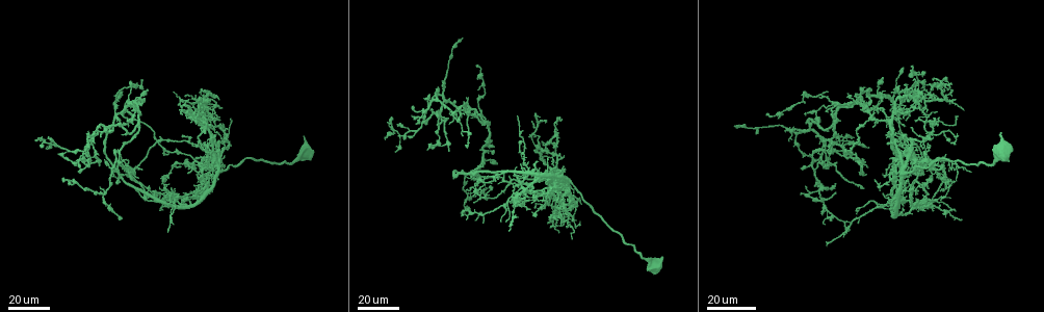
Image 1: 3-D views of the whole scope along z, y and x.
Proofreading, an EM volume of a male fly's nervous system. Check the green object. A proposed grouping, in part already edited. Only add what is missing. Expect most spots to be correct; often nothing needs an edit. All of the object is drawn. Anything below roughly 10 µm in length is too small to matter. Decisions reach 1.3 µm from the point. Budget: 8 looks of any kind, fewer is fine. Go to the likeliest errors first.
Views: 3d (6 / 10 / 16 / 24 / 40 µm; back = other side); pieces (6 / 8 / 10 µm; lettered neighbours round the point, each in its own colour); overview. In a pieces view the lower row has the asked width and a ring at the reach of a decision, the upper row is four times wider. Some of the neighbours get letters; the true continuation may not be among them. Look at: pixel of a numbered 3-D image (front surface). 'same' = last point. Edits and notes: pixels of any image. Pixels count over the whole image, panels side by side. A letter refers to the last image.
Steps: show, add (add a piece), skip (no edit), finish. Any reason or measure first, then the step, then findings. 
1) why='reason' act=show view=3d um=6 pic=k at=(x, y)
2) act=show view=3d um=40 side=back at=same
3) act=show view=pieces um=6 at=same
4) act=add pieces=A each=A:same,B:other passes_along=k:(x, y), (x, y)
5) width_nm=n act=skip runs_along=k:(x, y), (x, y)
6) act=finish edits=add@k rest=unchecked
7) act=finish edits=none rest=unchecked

why='free end' act=show view=3d um=24 pic=1 at=(833, 192)

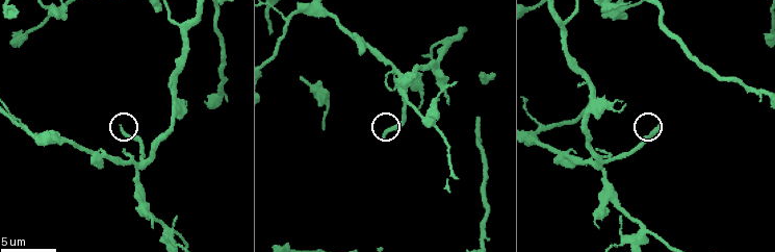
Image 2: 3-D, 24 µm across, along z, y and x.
why='what lies round it' act=show view=pieces um=6 pic=2 at=(382, 138)

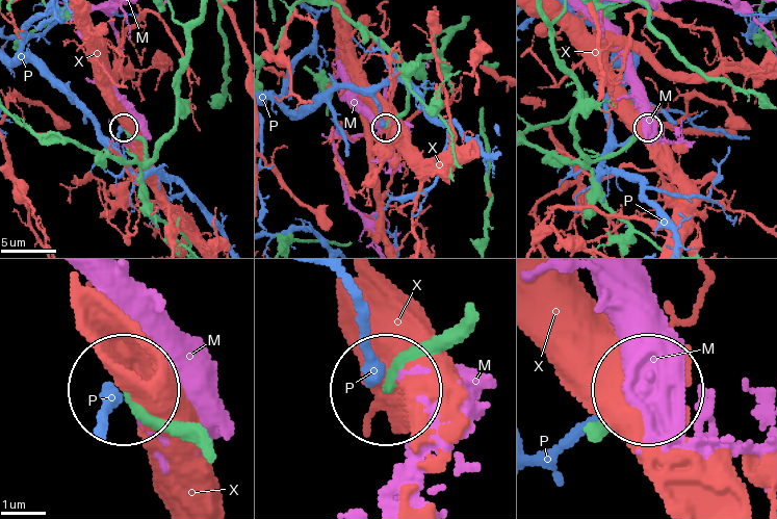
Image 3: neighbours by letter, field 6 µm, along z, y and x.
act=skip each=M:other,P:other,X:other found='none of them fits'

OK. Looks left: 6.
why='end of a long branch' act=show view=3d um=40 pic=1 at=(836, 184)

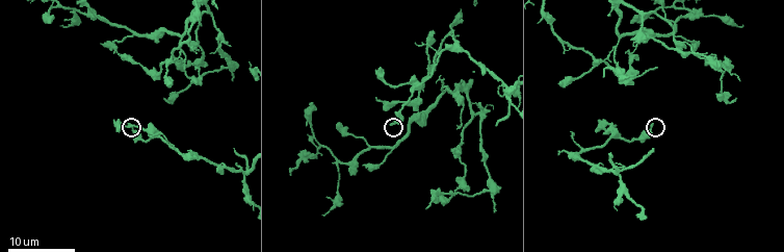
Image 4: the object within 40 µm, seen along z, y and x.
act=show view=pieces um=10 pic=4 at=(392, 122)

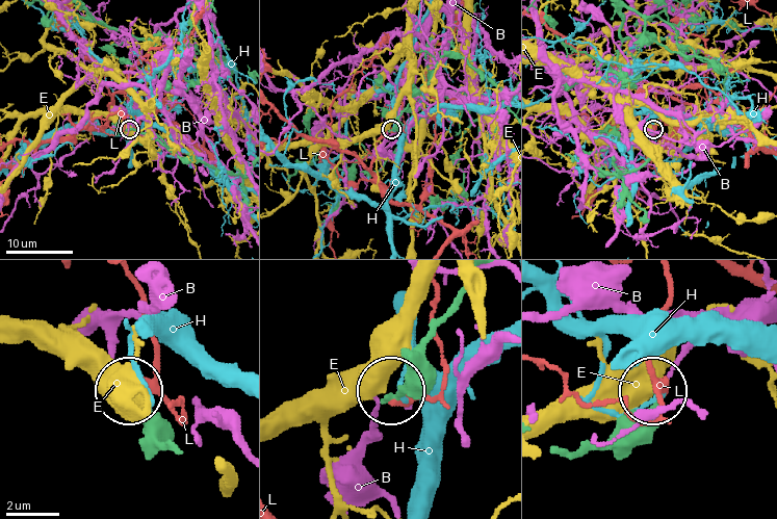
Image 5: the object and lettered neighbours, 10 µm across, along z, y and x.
act=skip each=B:other,E:other,H:other,L:other found='no lettered piece goes on from it'

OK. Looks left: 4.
why='branch stops here' act=show view=3d um=24 pic=4 at=(292, 174)

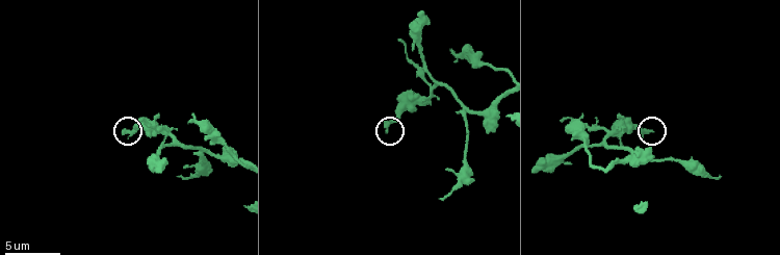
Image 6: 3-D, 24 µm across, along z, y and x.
act=show view=pieces um=6 pic=6 at=(387, 130)

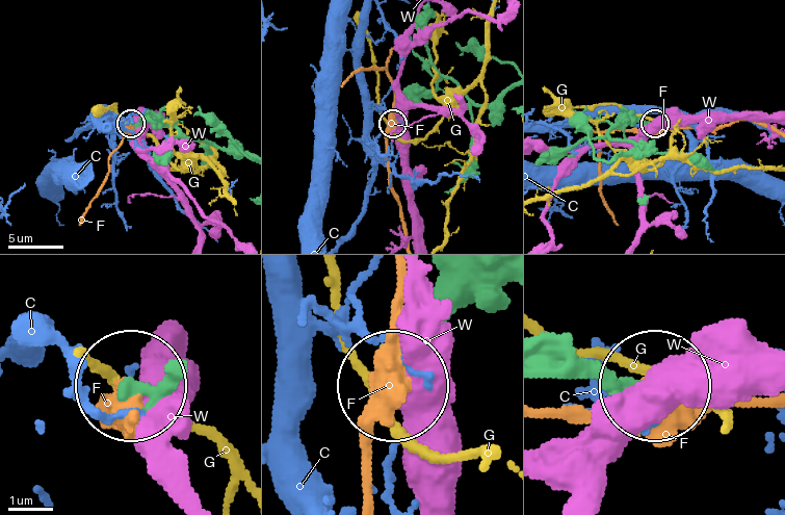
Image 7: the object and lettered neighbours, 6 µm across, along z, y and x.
width_nm=250 act=skip each=C:other,F:other,G:other,W:other runs_along=7:(173, 380), (128, 380) found='no lettered piece goes on from it'

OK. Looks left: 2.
why='long arm stops here' act=show view=3d um=6 pic=6 at=(159, 170)

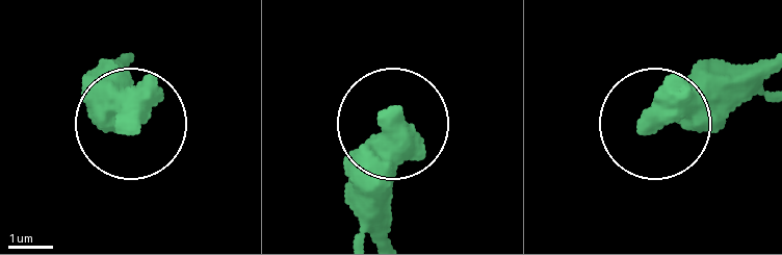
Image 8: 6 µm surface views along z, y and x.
why='see the neighbours' act=show view=pieces um=6 pic=8 at=(643, 124)

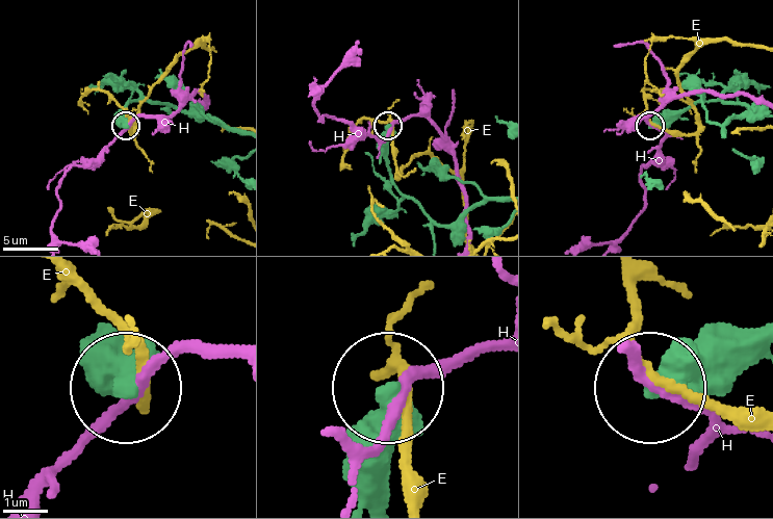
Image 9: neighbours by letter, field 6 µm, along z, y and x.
width_nm=460 act=skip each=E:other,H:other runs_along=9:(497, 199), (437, 224), (394, 182), (387, 127) found='none of them fits'

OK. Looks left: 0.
act=finish edits=none rest=unchecked

